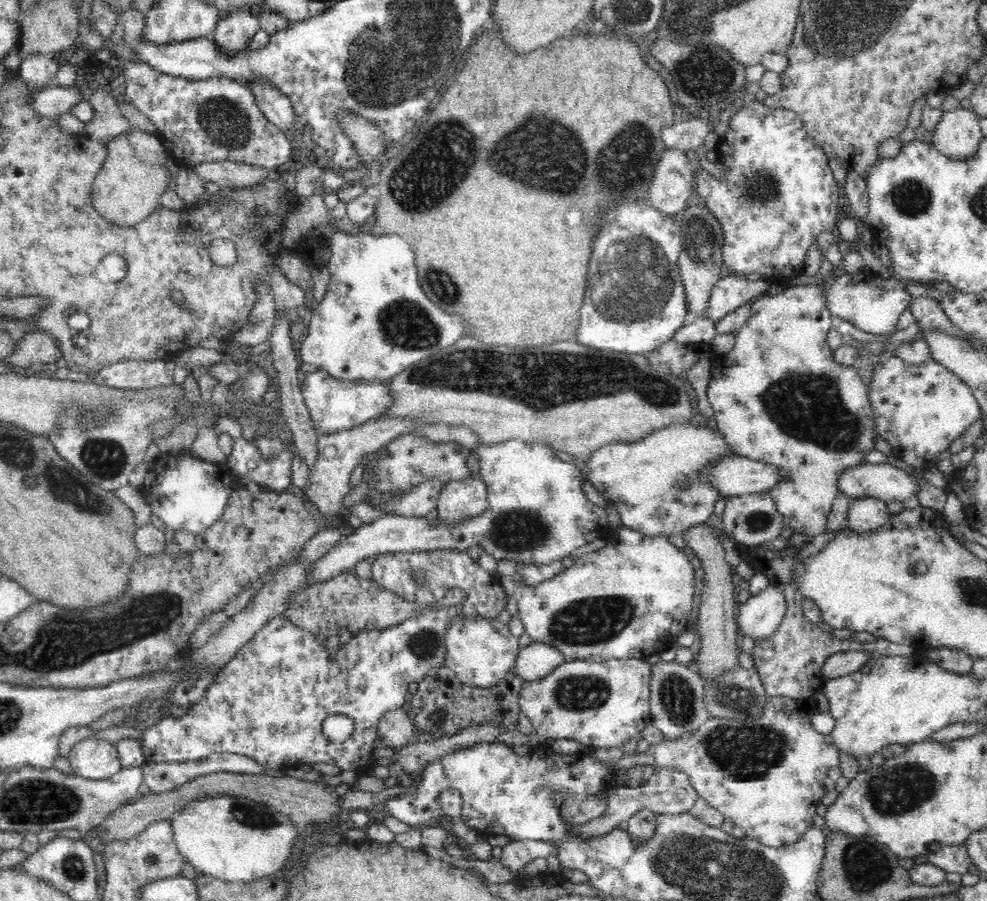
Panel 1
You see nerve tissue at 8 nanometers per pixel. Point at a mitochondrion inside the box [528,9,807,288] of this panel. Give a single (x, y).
(702, 71)

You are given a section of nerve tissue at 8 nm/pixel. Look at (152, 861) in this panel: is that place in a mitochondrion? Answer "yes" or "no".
yes

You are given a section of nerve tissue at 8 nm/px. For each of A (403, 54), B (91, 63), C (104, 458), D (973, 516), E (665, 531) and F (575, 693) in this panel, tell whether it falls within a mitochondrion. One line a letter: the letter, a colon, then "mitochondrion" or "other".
A: mitochondrion
B: other
C: mitochondrion
D: other
E: other
F: mitochondrion

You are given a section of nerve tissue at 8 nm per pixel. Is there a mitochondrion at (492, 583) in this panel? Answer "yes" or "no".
no

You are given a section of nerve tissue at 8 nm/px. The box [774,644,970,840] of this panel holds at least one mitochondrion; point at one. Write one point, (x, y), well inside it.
(893, 791)

